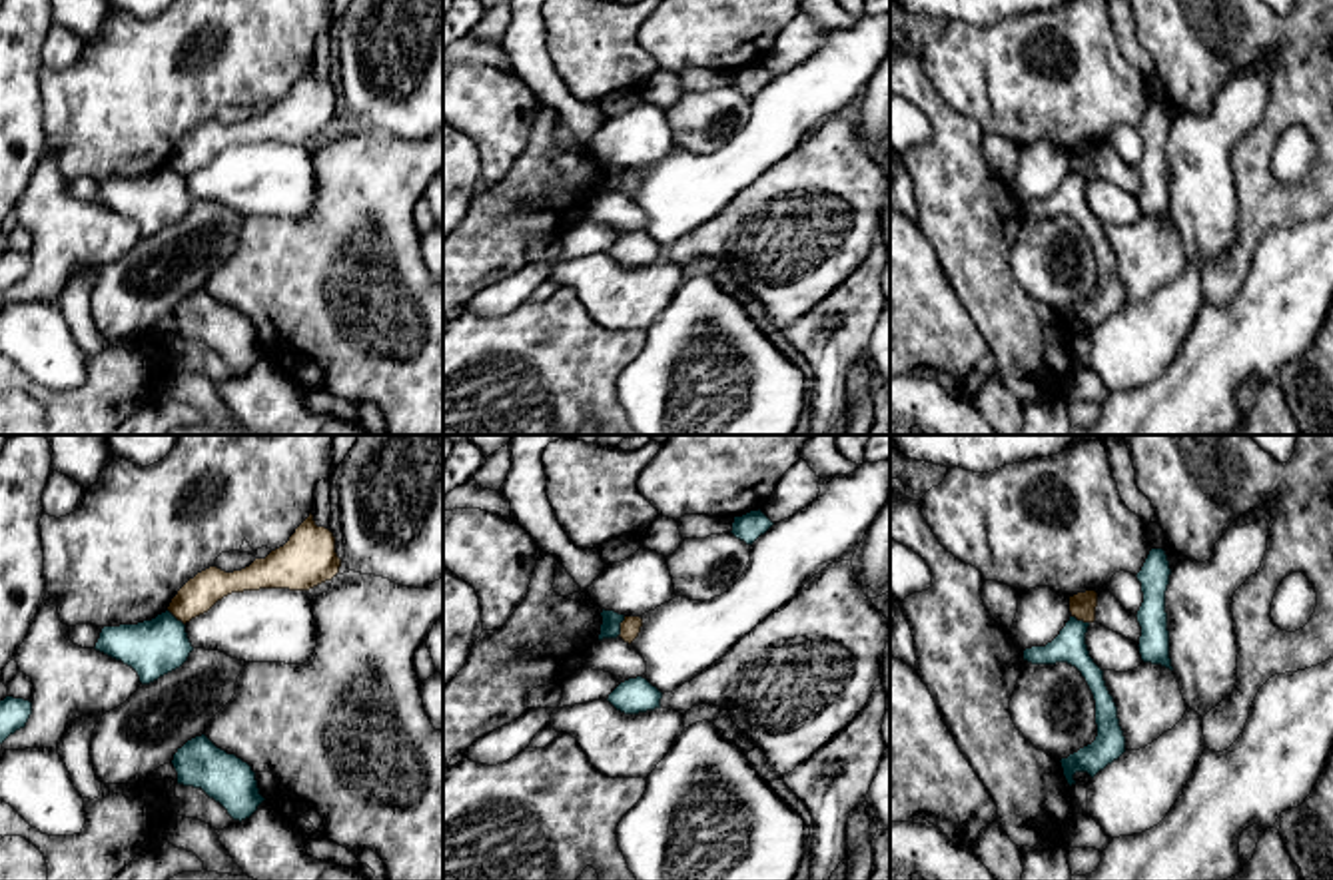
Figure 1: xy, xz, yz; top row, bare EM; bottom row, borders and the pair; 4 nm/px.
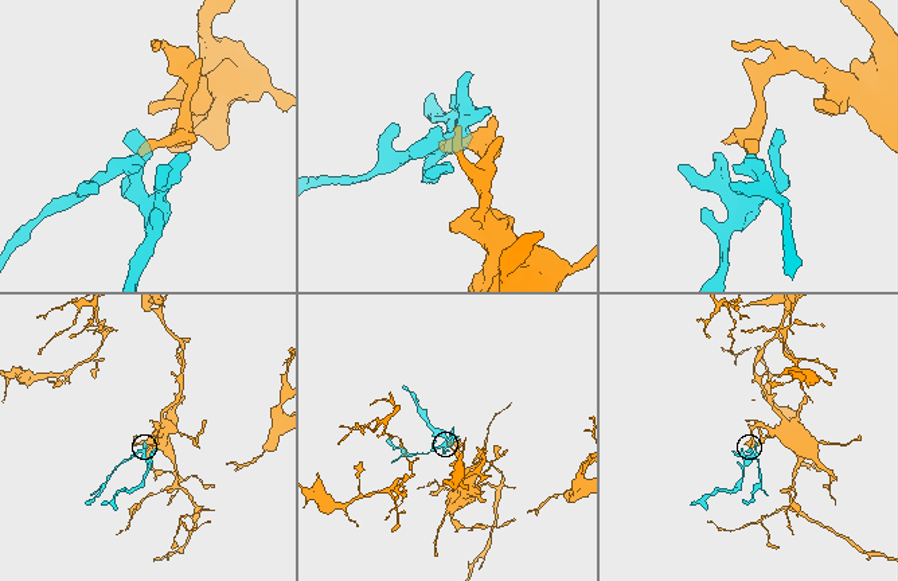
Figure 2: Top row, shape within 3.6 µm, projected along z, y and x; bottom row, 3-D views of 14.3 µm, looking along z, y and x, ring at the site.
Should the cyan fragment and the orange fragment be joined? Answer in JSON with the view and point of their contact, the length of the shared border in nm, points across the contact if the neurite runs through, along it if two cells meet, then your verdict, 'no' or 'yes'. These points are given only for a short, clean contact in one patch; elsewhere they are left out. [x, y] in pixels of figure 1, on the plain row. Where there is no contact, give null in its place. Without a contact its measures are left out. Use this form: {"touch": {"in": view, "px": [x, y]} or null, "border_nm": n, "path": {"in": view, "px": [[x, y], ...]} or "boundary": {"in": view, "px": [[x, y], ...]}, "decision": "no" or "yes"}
{"touch": {"in": "xz", "px": [619, 180]}, "border_nm": 90, "boundary": {"in": "xz", "px": [[625, 170], [617, 188]]}, "decision": "no"}

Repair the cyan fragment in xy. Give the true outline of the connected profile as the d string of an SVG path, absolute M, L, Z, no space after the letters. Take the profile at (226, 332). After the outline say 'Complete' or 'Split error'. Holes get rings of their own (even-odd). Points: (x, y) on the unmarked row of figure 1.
M206 287L188 293L172 313L178 337L202 341L220 355L233 373L249 371L265 353L255 325L235 307L218 301Z. Complete

